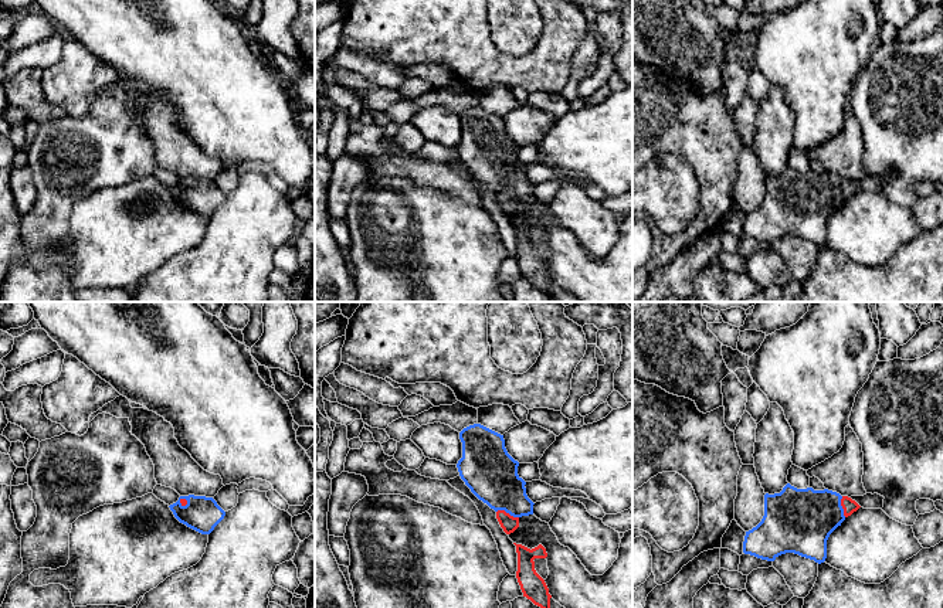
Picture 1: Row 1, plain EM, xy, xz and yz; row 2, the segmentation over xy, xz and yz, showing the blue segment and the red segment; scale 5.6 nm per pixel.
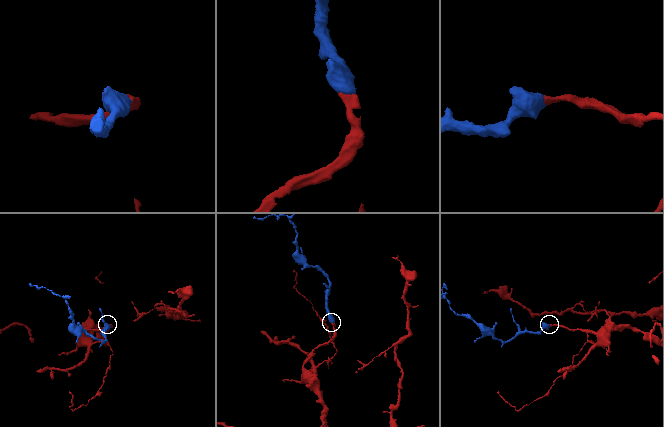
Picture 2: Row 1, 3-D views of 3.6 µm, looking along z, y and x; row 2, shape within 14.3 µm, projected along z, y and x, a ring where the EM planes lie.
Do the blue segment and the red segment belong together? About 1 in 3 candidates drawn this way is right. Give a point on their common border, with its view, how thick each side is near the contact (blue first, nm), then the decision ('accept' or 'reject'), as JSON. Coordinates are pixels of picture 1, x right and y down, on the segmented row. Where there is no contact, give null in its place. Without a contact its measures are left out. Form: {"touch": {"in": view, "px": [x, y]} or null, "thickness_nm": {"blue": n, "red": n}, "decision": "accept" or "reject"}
{"touch": {"in": "xz", "px": [508, 512]}, "thickness_nm": {"blue": 300, "red": 90}, "decision": "accept"}

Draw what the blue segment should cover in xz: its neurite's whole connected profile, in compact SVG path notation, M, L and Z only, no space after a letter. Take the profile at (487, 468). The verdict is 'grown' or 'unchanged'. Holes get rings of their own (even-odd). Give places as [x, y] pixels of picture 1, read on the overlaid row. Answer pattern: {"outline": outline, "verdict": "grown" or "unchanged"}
{"outline": "M474 424L459 432L462 458L457 468L471 492L496 512L506 534L519 527L522 516L533 514L526 482L518 475L519 462L505 448L503 435Z", "verdict": "grown"}

